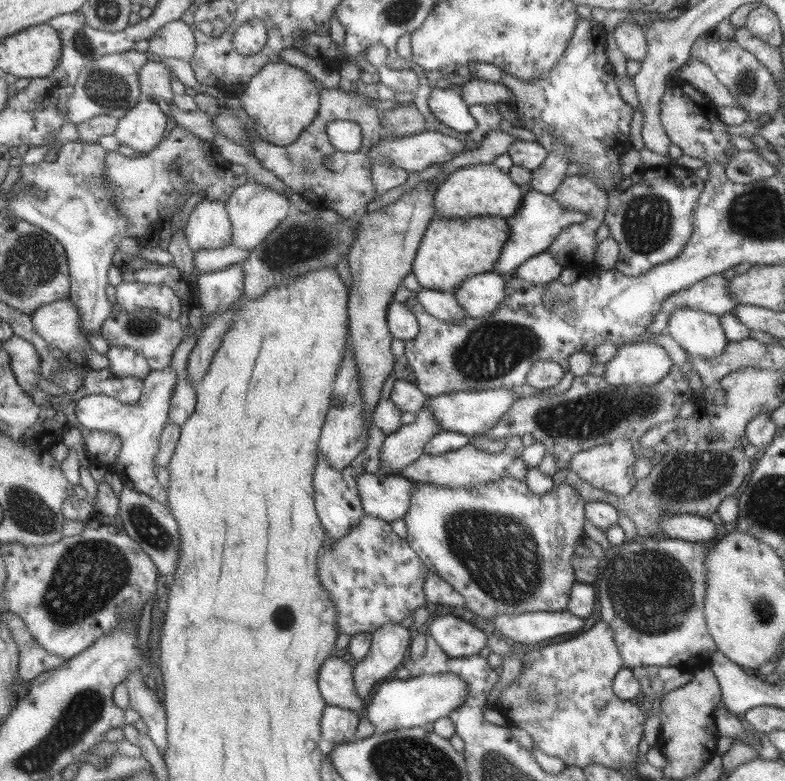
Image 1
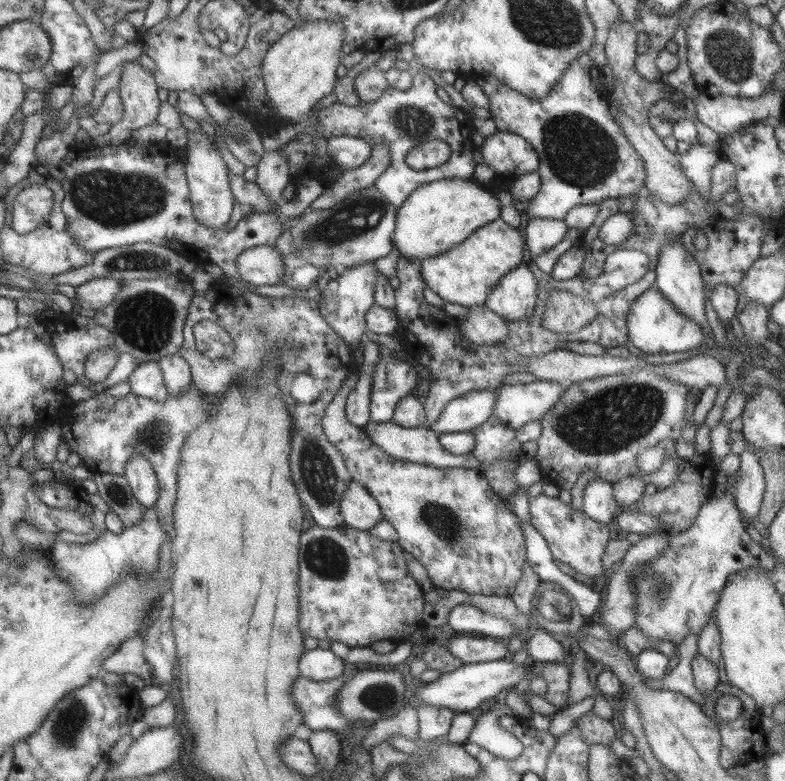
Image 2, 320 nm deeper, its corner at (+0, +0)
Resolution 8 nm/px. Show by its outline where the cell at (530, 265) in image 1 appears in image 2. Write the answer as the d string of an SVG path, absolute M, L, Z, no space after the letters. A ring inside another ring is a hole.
M533 218L533 220L528 220L524 231L526 255L538 255L553 248L554 244L564 238L568 229L563 220Z

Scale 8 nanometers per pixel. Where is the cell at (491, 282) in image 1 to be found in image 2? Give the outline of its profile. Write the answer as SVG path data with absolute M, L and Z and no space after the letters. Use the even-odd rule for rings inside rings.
M526 262L501 276L484 305L506 320L521 320L535 310L536 294L537 279Z

